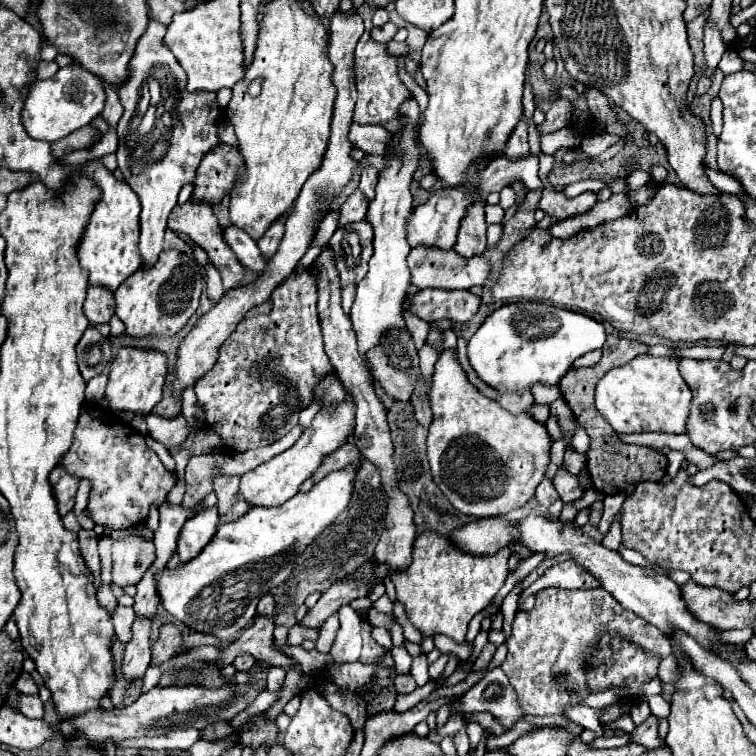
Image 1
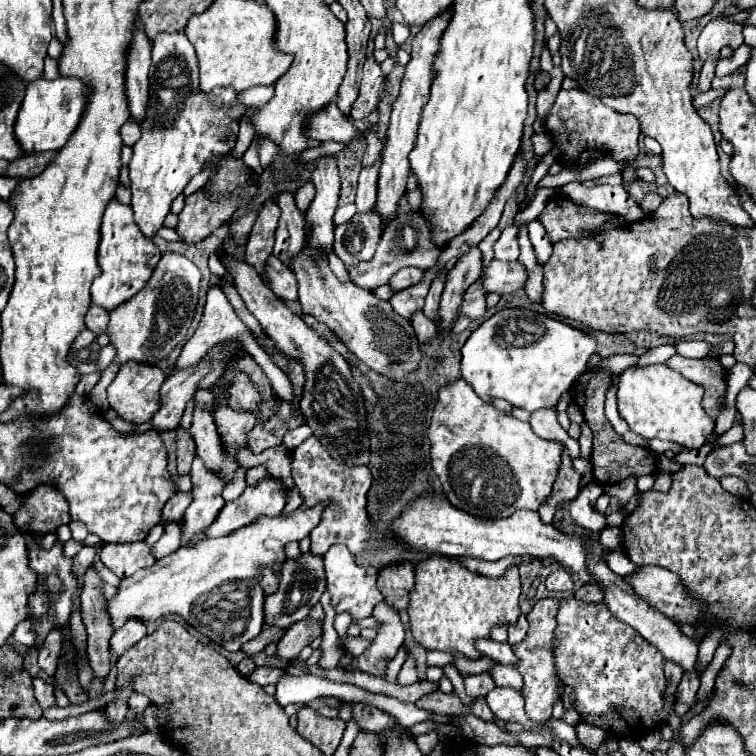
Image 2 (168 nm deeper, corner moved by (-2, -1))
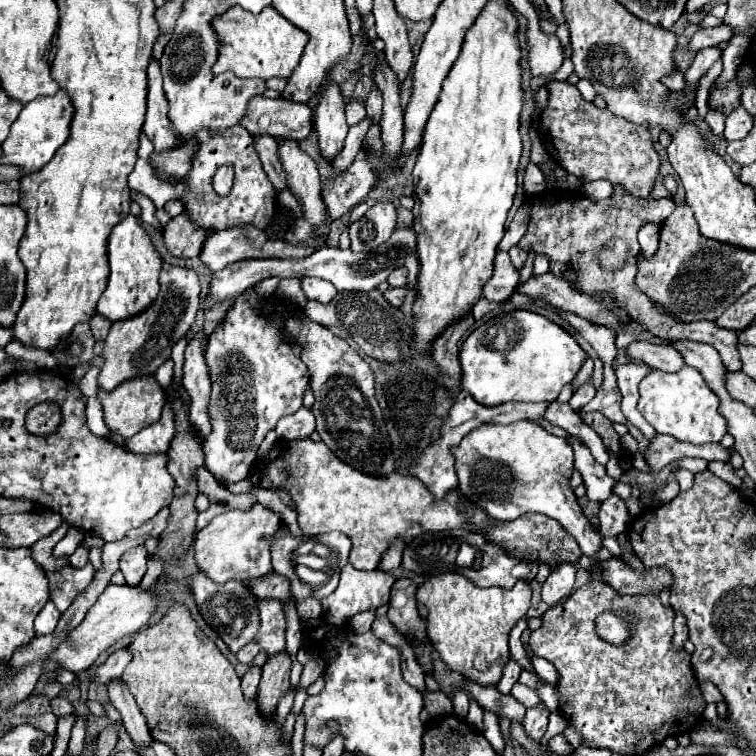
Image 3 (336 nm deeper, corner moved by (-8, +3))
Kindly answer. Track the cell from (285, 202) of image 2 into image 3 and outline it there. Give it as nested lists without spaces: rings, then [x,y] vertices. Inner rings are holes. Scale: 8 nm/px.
[[[273,136],[255,138],[255,146],[257,146],[257,154],[259,154],[261,162],[263,162],[263,168],[265,168],[267,176],[269,176],[269,180],[271,180],[275,192],[279,194],[281,190],[289,188],[289,186],[287,186],[287,174],[285,174],[285,170],[283,170],[283,164],[281,164],[281,160],[279,160],[279,154],[277,154],[279,144],[275,142],[275,138],[273,138]]]

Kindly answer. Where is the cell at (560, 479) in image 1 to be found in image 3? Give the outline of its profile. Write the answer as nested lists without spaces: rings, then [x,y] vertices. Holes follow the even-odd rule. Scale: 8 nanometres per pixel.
[[[611,496],[605,502],[601,502],[597,518],[599,518],[599,532],[605,538],[607,536],[617,536],[617,534],[621,534],[629,528],[627,504],[619,496]]]

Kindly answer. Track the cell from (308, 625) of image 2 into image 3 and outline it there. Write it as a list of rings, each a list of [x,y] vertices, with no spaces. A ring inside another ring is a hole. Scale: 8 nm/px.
[[[287,650],[273,654],[267,664],[263,666],[263,676],[259,682],[259,708],[263,714],[273,714],[277,708],[277,702],[281,698],[281,694],[285,694],[291,686],[289,686],[289,674],[291,674],[291,654]]]

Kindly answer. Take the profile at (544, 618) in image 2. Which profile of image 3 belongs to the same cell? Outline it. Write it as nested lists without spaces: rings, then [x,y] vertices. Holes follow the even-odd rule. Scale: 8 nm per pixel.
[[[543,702],[537,704],[535,708],[529,708],[523,720],[527,736],[531,736],[533,740],[541,740],[547,730],[547,722],[549,722],[549,710]]]

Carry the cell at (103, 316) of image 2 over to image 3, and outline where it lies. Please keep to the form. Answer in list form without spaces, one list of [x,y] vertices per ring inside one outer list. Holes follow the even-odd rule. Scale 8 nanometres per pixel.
[[[95,314],[95,316],[89,320],[89,324],[91,324],[91,332],[93,332],[95,340],[105,340],[105,336],[107,336],[107,332],[109,332],[109,326],[111,326],[111,322],[109,322],[107,318],[103,318],[103,316]]]

